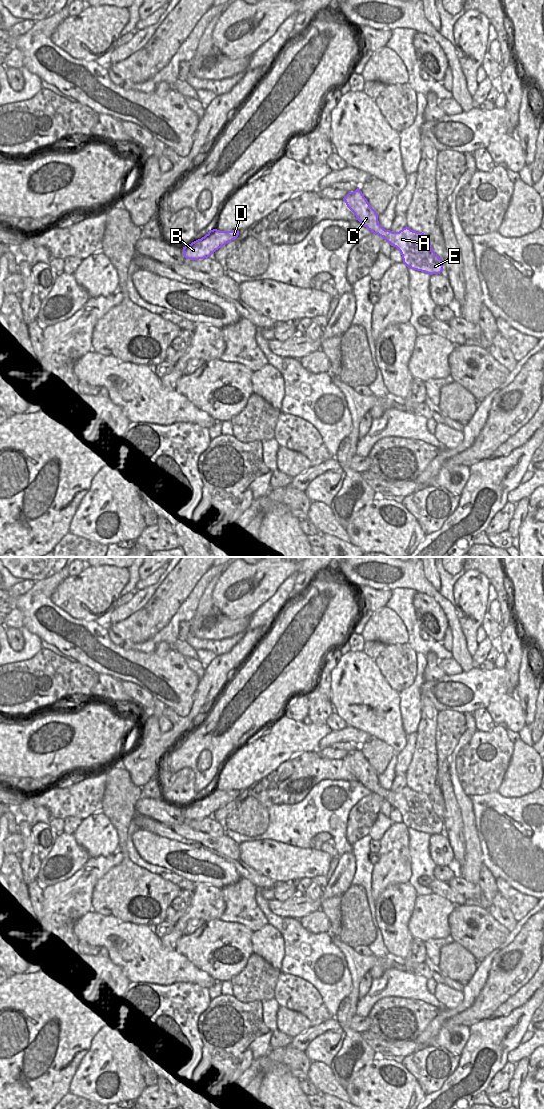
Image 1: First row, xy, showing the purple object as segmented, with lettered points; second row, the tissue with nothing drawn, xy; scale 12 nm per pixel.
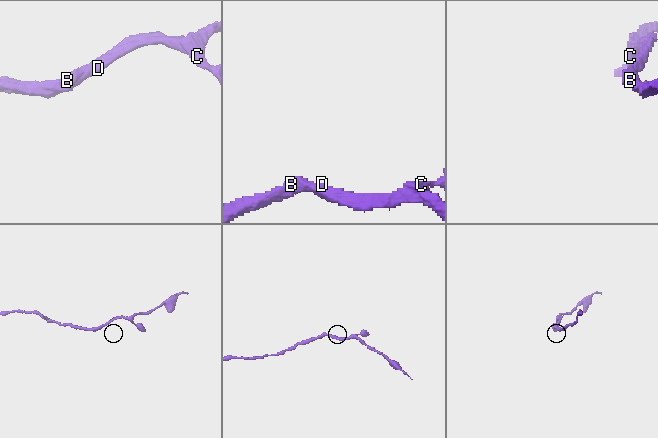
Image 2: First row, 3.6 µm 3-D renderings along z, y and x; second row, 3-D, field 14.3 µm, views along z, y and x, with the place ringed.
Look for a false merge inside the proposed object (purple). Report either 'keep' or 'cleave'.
keep

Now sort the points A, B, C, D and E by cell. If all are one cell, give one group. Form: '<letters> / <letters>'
A B C D E

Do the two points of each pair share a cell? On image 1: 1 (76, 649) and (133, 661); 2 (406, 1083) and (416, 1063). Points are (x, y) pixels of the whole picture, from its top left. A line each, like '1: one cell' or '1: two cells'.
1: one cell
2: two cells

